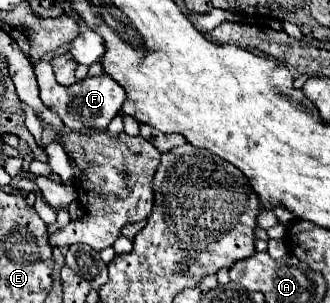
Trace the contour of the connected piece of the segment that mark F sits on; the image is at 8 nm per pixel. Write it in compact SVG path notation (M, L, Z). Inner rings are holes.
M40 60L34 64L34 72L36 72L36 78L38 78L38 86L40 86L40 98L46 106L50 106L52 110L56 110L62 118L62 122L66 124L68 130L106 130L108 122L120 112L122 104L124 104L124 88L108 78L108 74L102 74L102 76L88 76L72 86L62 86L56 82L54 78L54 70L50 66L50 62L46 60Z

